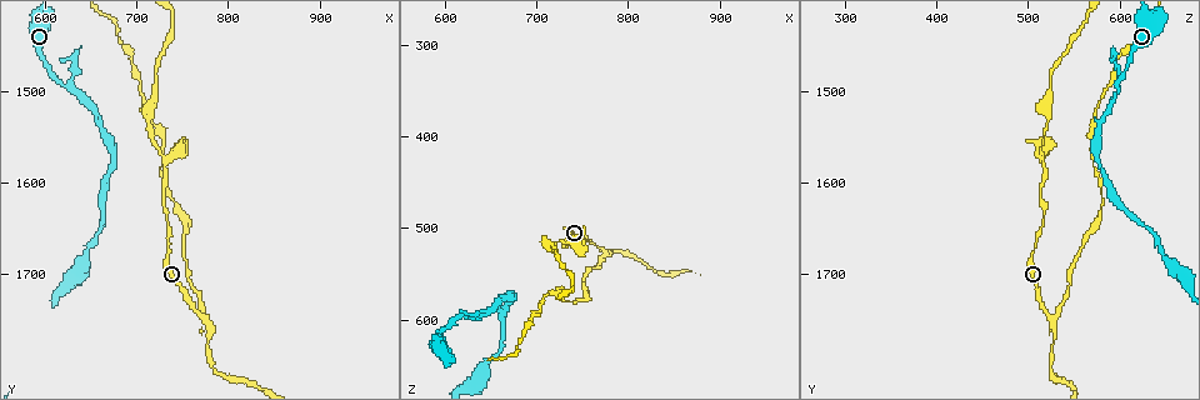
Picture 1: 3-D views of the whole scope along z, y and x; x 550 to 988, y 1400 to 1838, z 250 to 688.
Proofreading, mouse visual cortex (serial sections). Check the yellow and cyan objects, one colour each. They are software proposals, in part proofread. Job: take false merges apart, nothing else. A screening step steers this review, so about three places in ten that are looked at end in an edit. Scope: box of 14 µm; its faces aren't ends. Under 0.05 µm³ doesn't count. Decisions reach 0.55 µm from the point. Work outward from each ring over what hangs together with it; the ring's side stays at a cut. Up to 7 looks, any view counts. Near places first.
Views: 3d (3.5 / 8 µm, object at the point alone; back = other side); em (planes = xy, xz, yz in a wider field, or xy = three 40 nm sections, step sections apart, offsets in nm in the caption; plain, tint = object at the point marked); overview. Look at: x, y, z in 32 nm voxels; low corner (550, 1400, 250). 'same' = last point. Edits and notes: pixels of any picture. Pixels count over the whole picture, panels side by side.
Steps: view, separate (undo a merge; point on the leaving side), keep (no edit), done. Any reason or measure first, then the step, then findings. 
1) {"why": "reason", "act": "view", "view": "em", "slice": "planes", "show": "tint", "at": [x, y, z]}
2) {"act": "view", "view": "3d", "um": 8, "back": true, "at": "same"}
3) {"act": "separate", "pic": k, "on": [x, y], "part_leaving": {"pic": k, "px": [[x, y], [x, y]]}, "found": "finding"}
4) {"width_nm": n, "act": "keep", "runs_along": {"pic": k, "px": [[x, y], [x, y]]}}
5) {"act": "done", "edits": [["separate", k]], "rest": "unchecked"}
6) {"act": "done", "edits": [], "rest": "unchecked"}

{"why": "a fork", "act": "view", "view": "3d", "um": 3.5, "at": [625, 1495, 595]}

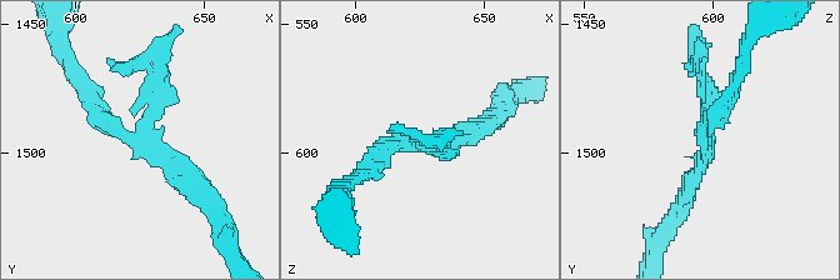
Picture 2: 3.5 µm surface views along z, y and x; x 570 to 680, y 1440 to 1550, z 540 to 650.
{"act": "view", "view": "em", "slice": "xy", "step": 2, "show": "tint", "at": [623, 1495, 597]}

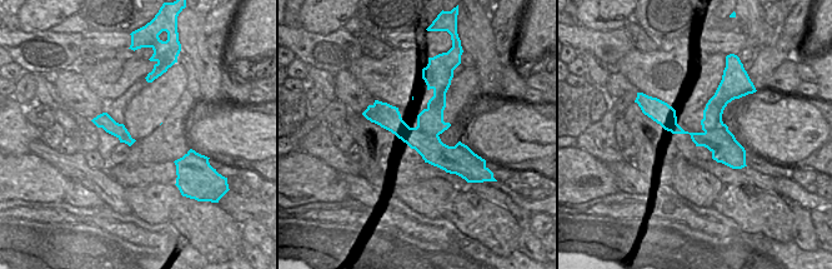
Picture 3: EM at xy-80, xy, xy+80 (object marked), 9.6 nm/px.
{"act": "separate", "pic": 2, "on": [703, 89], "part_leaving": {"pic": 2, "px": [[141, 133], [160, 55], [126, 68]]}, "found": "a second cell is stuck on"}

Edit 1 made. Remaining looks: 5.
{"why": "two arms in line, one across", "act": "view", "view": "3d", "um": 3.5, "at": [730, 1580, 520]}

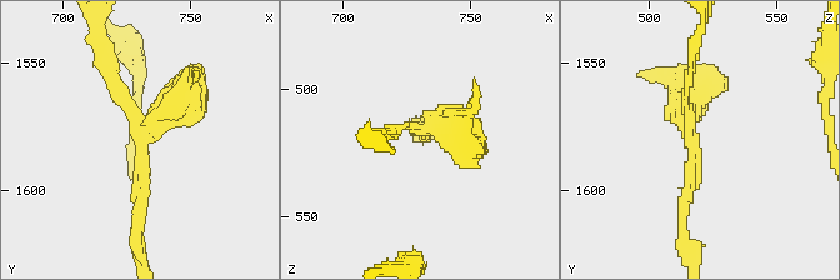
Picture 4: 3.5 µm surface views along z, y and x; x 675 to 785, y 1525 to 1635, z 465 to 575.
{"arms": 3, "arm_widths_nm": [150, 150, 350], "act": "view", "view": "em", "slice": "xy", "step": 5, "show": "tint", "at": [732, 1577, 517]}

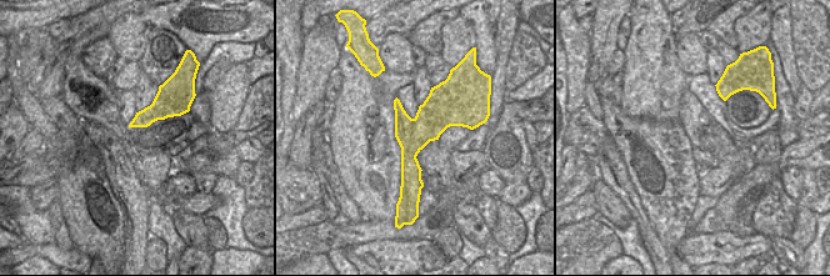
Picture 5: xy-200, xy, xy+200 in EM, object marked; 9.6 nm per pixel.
{"act": "keep", "runs_along": {"pic": 5, "px": [[440, 89], [408, 190]]}, "found": "all the same cell"}

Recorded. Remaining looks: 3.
{"why": "sharp bend", "act": "view", "view": "3d", "um": 3.5, "back": true, "at": [775, 1750, 525]}

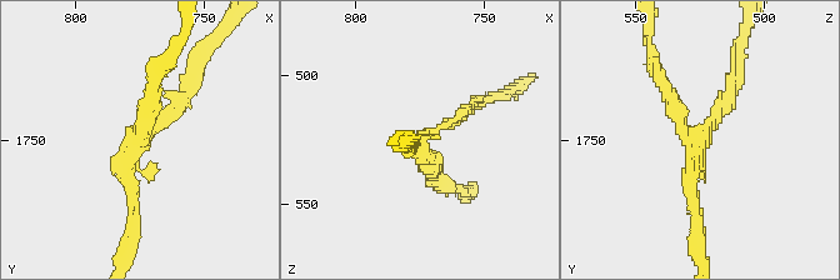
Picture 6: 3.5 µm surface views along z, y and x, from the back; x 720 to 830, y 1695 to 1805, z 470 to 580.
{"arms": 3, "arm_widths_nm": [150, 150, 200], "why": "need the tissue", "act": "view", "view": "em", "slice": "xy", "step": 2, "show": "tint", "at": [776, 1749, 527]}

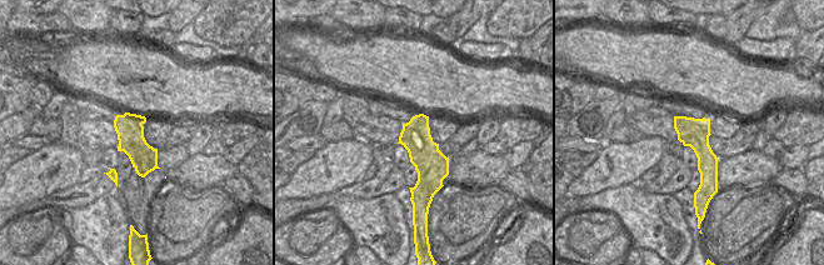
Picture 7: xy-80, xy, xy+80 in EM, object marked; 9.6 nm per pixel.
{"act": "separate", "pic": 6, "on": [136, 219], "part_leaving": {"pic": 6, "px": [[138, 136], [156, 71], [184, 40]]}, "found": "a second cell is stuck on"}

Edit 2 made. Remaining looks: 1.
{"act": "done", "edits": [["separate", 2], ["separate", 6]], "rest": "unchecked"}

